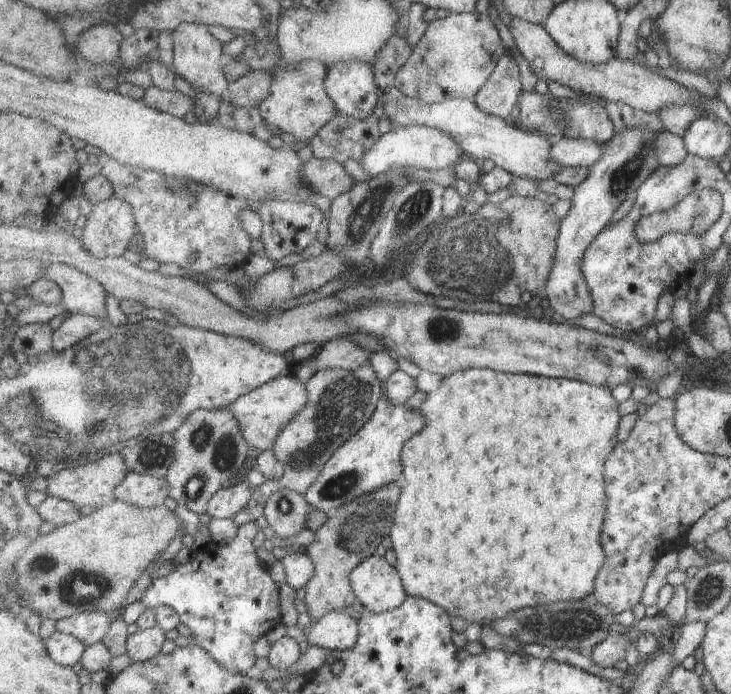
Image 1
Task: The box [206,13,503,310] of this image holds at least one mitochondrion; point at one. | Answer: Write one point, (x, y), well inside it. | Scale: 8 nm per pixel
(409, 222)

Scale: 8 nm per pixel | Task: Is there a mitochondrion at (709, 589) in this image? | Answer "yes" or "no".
yes

